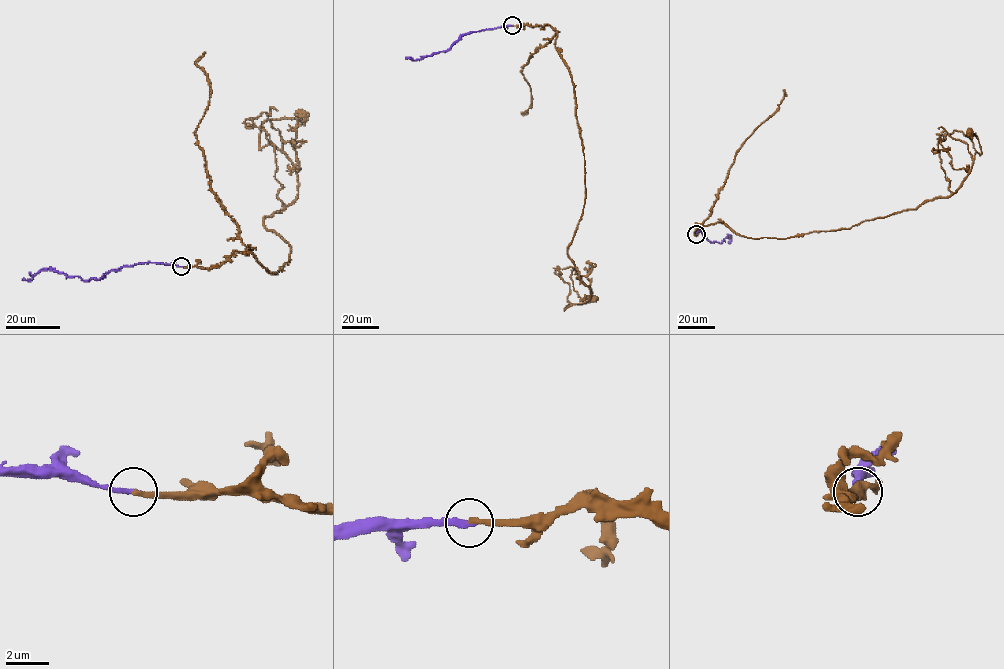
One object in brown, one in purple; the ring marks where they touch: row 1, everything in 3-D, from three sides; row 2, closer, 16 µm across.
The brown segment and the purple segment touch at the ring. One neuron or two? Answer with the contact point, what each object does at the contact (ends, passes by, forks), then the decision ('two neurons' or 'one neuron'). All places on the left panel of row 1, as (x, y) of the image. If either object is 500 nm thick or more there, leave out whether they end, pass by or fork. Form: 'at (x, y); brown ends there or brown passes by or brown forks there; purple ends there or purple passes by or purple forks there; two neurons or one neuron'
at (181, 266); brown ends there; purple ends there; one neuron

